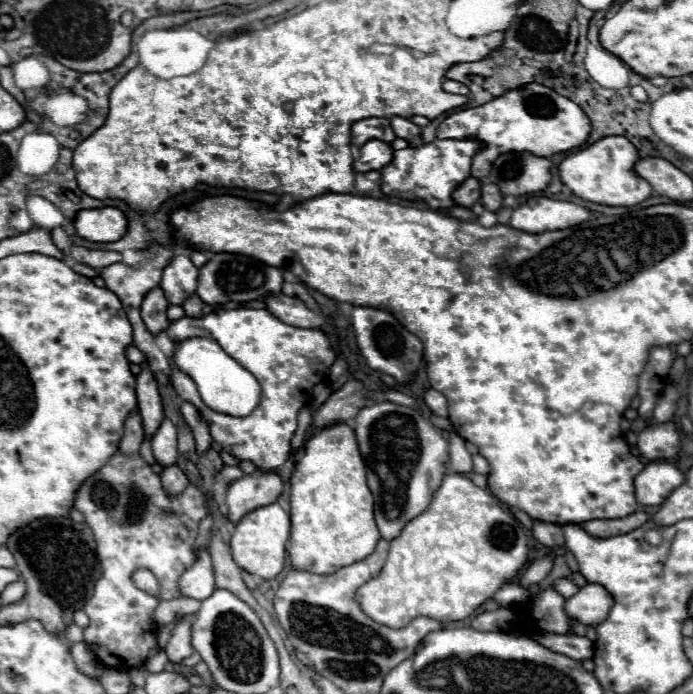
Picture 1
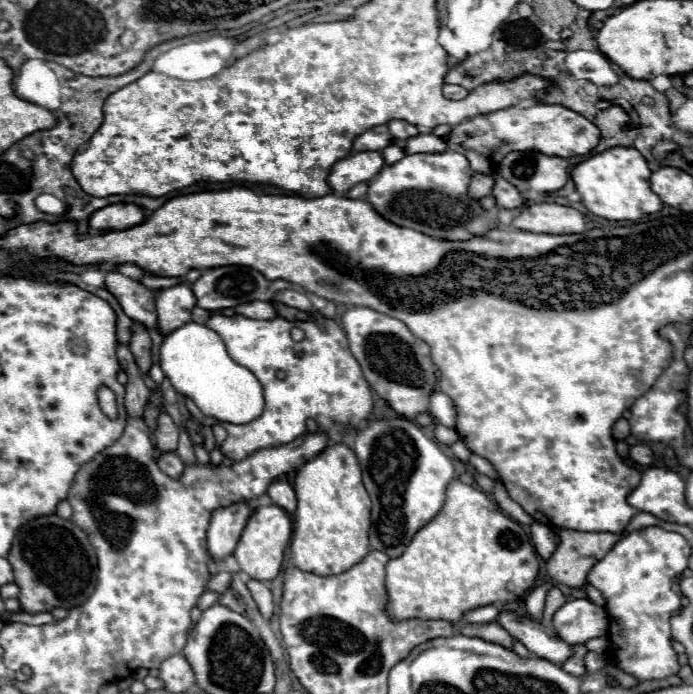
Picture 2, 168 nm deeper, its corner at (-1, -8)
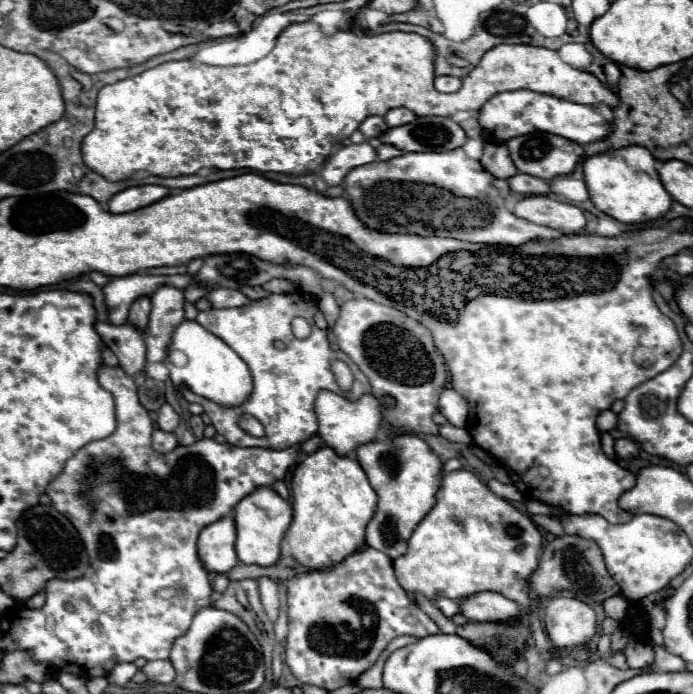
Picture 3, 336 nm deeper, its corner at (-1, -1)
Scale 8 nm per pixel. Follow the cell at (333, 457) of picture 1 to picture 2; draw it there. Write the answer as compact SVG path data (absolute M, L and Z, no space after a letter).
M347 444L327 446L319 456L303 464L295 476L295 532L291 540L291 562L317 576L333 576L355 566L369 546L371 500L363 488L361 468Z

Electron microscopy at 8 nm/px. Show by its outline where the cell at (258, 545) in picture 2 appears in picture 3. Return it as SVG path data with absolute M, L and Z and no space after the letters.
M259 487L235 505L233 515L237 527L235 549L239 561L245 565L261 565L261 567L275 565L279 561L281 539L287 527L291 525L291 517L293 517L291 505L273 487Z

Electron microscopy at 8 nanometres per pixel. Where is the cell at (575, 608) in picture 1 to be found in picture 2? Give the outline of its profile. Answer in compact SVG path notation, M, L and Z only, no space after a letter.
M587 598L571 600L561 606L553 616L553 628L567 644L585 644L591 638L607 636L609 618L603 606Z

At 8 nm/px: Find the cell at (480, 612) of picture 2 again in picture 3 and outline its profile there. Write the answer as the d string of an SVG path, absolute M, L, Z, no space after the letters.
M439 597L439 599L435 599L433 605L435 605L443 615L447 615L447 617L451 617L451 615L455 615L455 613L459 611L459 603L453 601L453 599L447 599L447 597Z

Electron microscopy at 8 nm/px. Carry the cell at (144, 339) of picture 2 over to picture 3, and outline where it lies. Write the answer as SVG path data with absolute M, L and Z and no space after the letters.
M151 297L135 299L131 309L129 309L129 323L133 323L139 329L147 329L149 311L151 311Z

